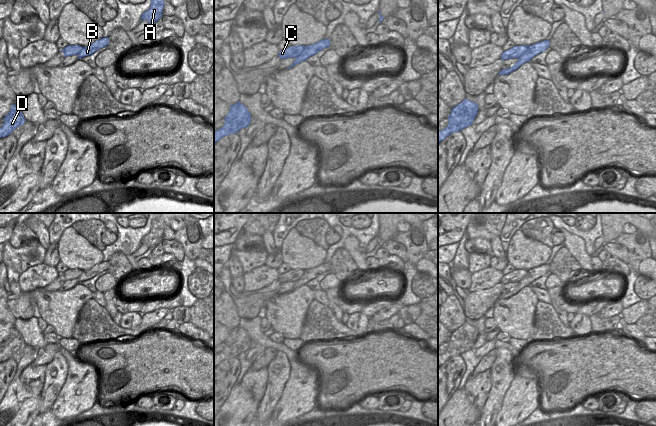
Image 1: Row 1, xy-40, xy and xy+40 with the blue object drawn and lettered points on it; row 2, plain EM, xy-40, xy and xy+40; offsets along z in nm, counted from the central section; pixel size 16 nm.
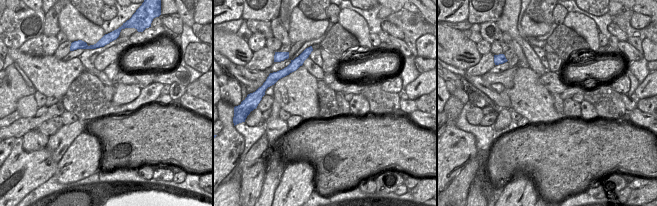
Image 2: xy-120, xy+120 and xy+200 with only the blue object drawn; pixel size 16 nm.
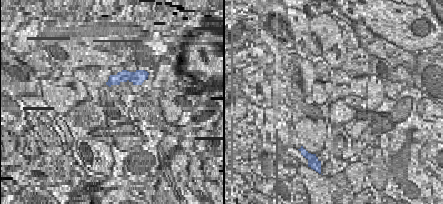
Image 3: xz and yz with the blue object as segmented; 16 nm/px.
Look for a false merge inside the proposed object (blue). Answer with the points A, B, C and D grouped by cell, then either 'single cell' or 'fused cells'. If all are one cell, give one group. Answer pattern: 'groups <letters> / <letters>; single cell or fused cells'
groups A B D / C; fused cells

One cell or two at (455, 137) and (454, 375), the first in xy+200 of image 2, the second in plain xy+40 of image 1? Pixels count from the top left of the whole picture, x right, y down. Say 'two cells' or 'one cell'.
one cell

